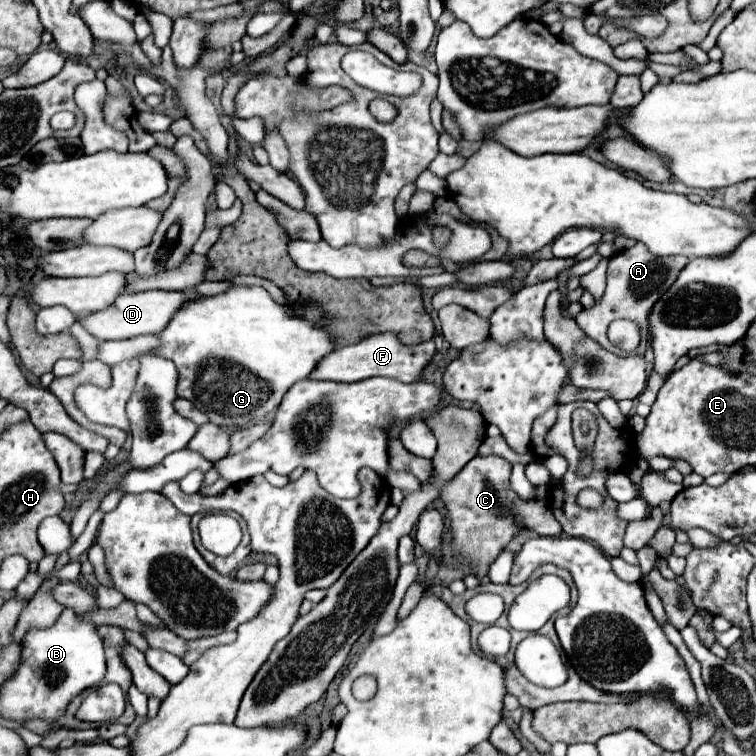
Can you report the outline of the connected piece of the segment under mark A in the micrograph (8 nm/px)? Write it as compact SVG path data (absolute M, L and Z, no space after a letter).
M636 243L634 247L630 249L624 249L620 253L616 253L614 257L610 257L608 261L608 285L606 285L606 293L602 297L602 301L594 303L592 309L588 311L582 311L576 315L576 323L580 325L580 329L596 339L602 347L610 349L612 353L620 353L606 337L606 329L608 329L608 323L612 323L614 319L630 319L634 323L638 323L640 327L640 335L642 335L642 343L640 347L634 351L634 353L644 353L644 347L646 347L646 341L648 341L648 323L646 323L646 317L652 309L652 303L672 285L672 281L678 277L678 273L686 267L688 263L688 257L684 255L672 255L672 257L656 257L654 253L650 253L646 249L644 243Z

